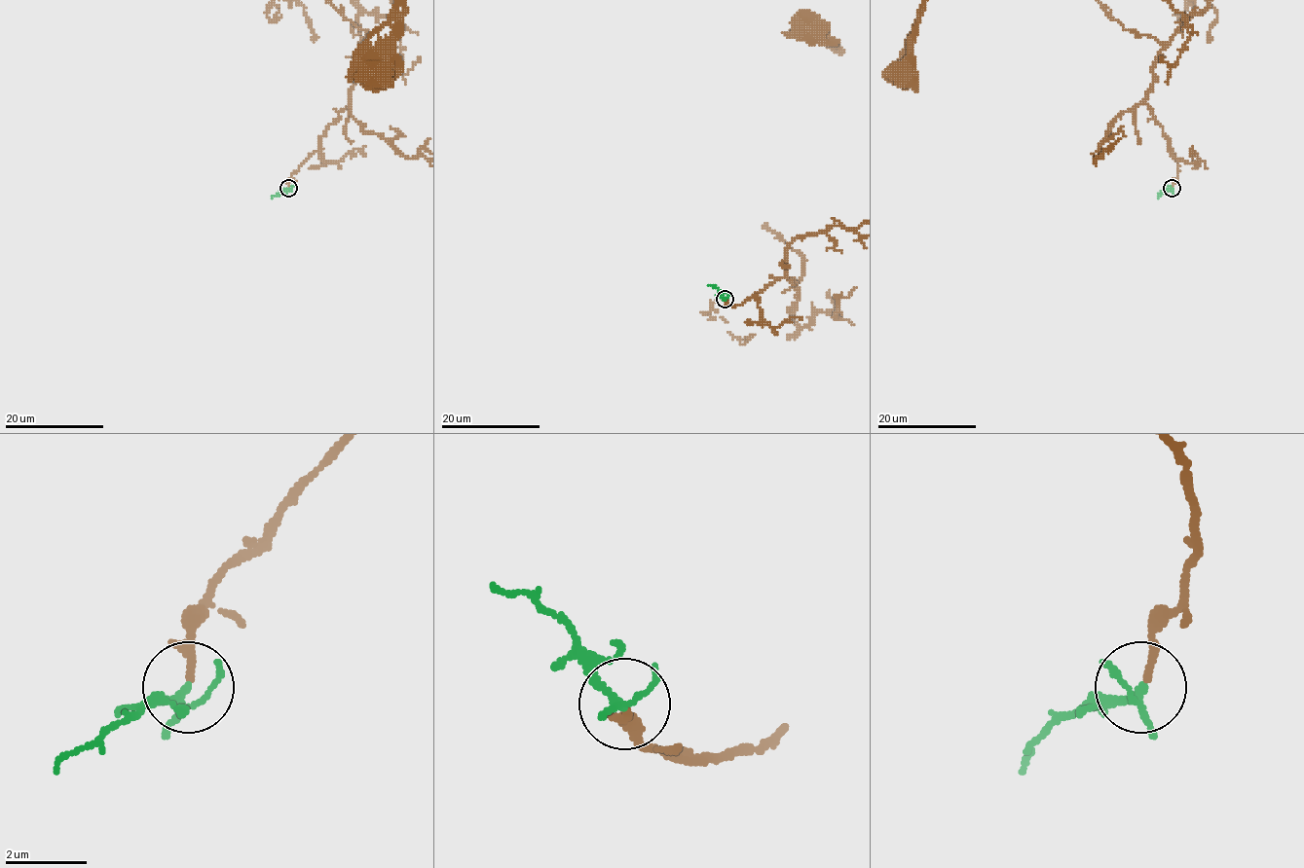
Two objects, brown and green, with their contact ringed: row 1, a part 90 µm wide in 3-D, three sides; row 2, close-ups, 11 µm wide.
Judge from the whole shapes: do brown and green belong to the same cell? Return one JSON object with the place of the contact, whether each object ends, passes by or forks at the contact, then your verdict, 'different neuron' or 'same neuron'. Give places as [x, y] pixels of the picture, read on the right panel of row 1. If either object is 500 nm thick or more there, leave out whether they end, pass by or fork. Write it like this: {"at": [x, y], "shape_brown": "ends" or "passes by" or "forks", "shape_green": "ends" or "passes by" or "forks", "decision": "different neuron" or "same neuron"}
{"at": [1172, 188], "shape_brown": "ends", "shape_green": "forks", "decision": "same neuron"}

